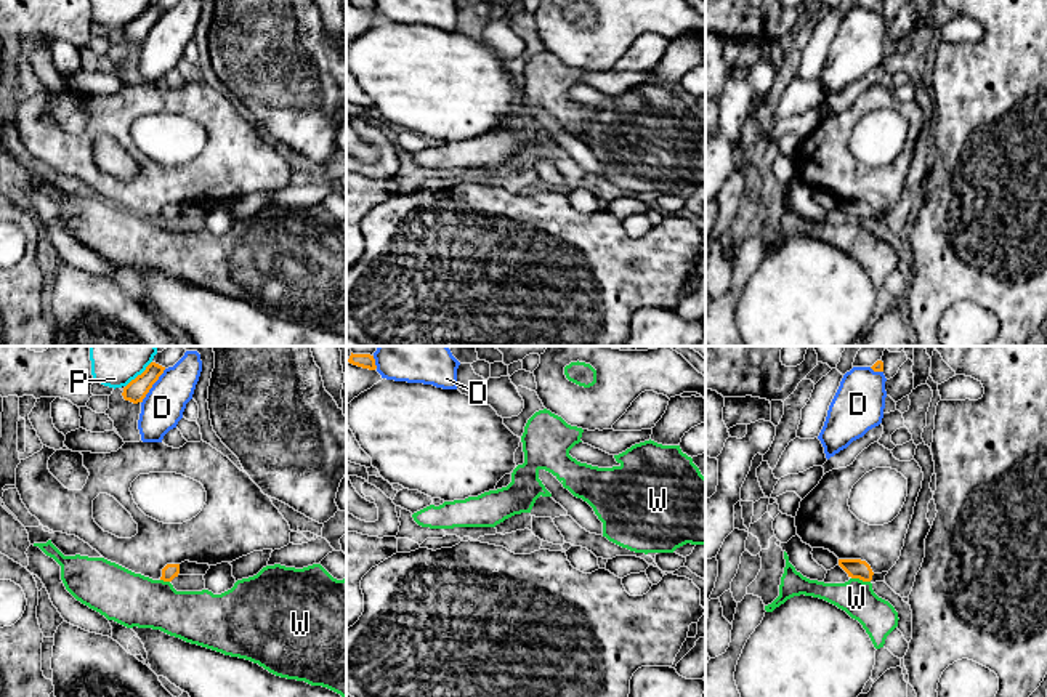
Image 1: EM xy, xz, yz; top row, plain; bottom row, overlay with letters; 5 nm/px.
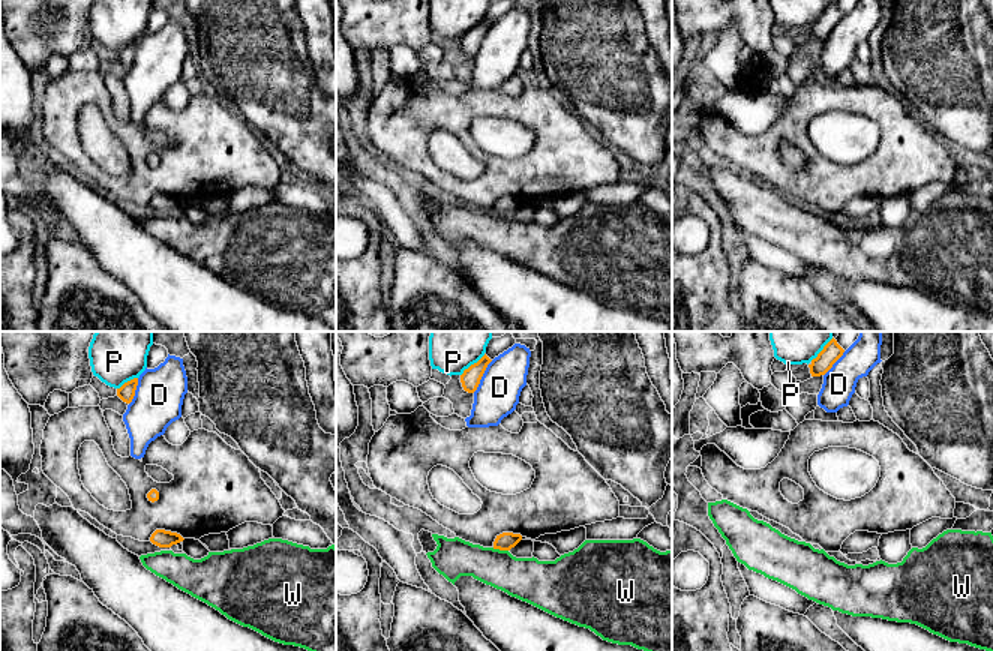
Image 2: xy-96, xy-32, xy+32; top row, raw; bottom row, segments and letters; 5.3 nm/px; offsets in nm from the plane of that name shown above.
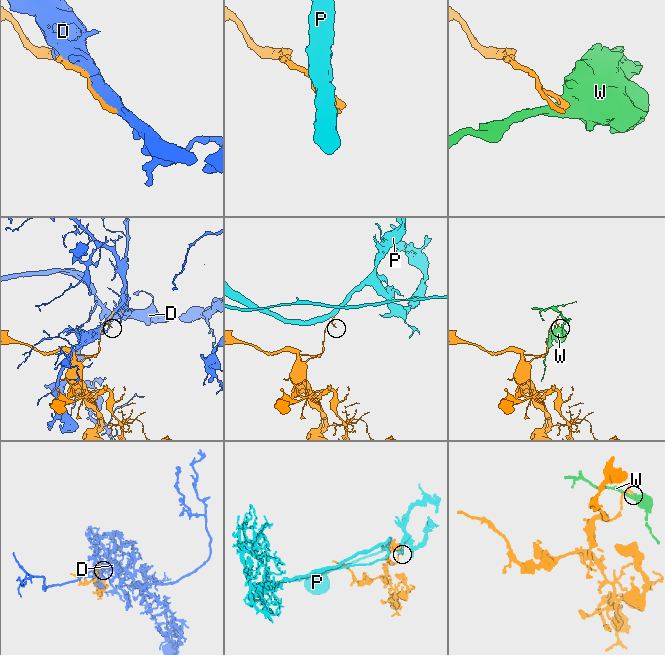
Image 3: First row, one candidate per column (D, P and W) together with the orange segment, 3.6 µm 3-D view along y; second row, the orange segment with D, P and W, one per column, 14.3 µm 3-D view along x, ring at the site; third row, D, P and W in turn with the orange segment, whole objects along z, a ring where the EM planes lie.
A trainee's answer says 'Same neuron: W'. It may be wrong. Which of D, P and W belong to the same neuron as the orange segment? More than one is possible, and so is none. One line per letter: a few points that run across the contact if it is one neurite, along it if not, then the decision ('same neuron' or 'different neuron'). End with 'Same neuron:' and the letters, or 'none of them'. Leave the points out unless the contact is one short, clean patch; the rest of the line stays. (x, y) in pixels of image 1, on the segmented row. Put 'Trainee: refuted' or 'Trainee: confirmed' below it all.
D: different neuron
P: different neuron
W: different neuron
Same neuron: none of them
Trainee: refuted

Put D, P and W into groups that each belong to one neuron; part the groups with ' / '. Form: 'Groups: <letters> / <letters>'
Groups: D / P / W

